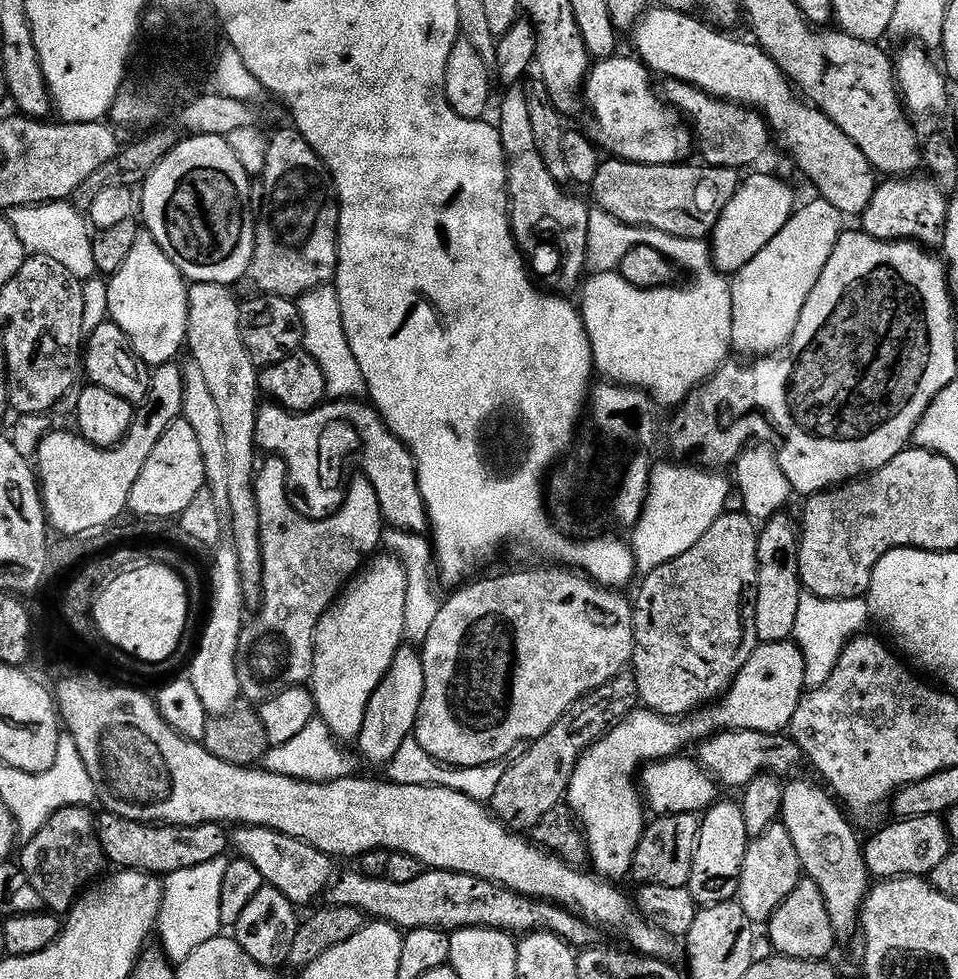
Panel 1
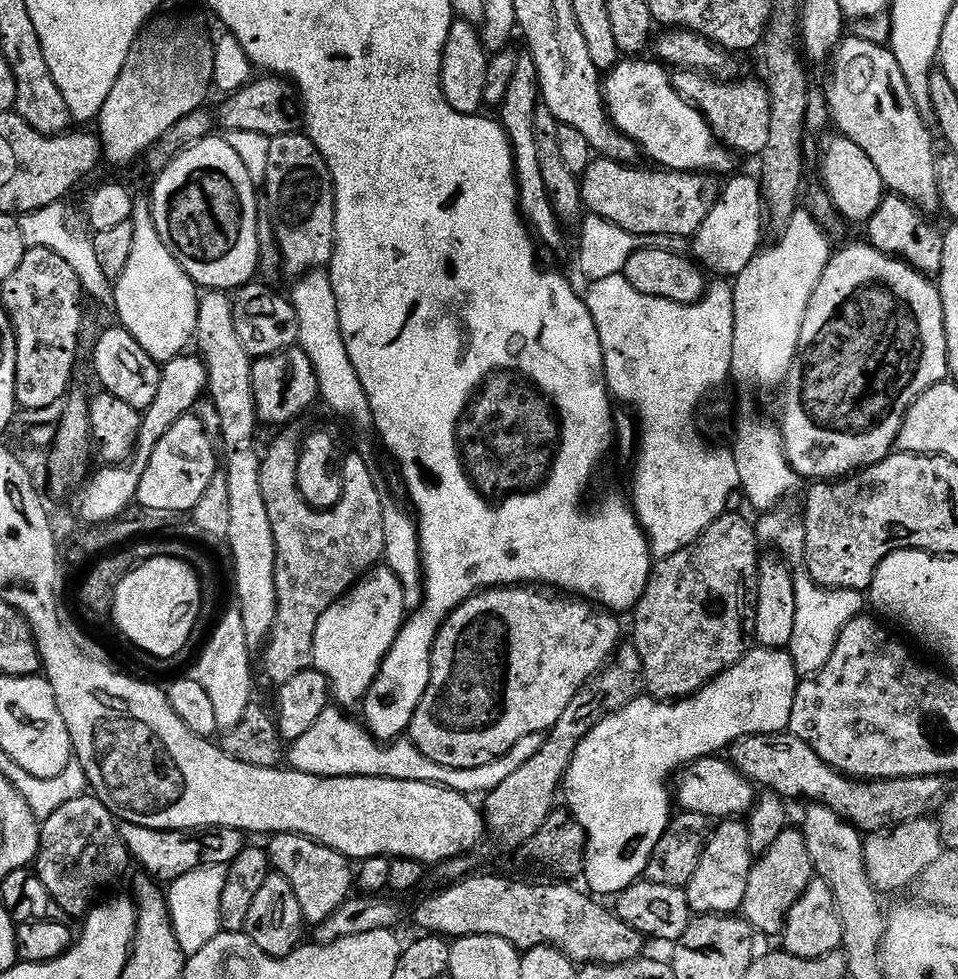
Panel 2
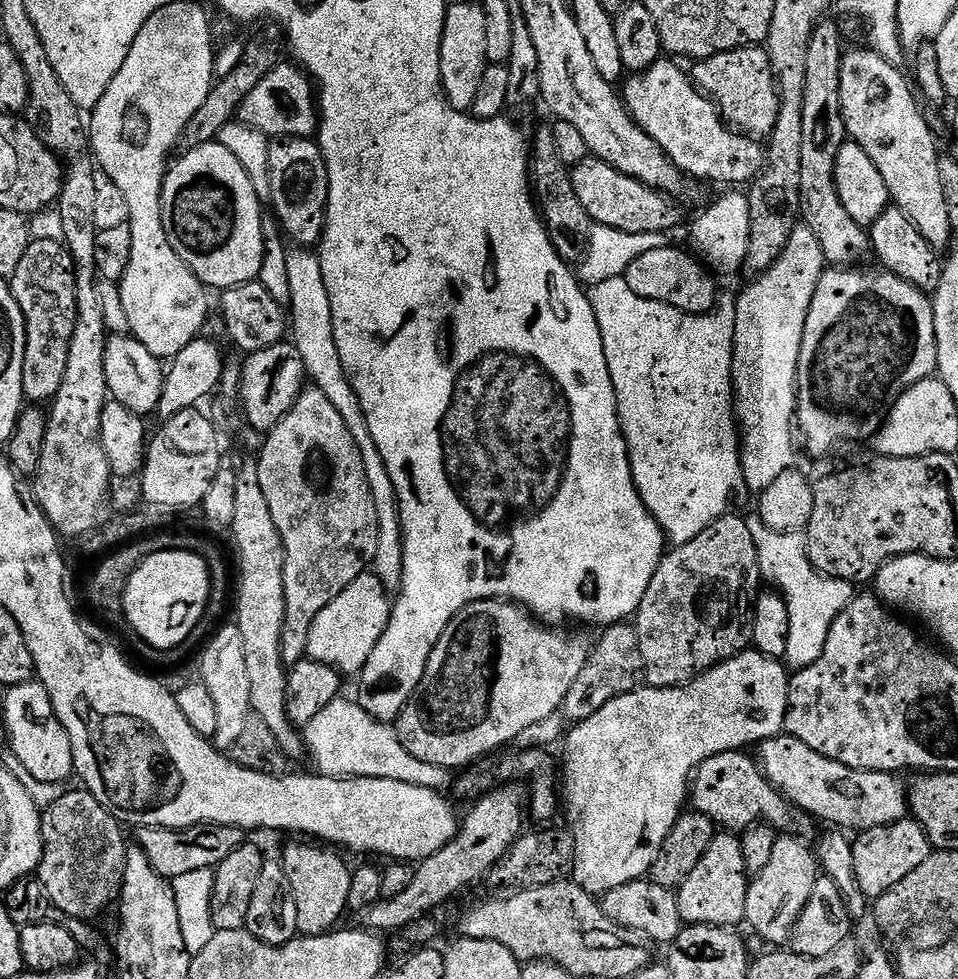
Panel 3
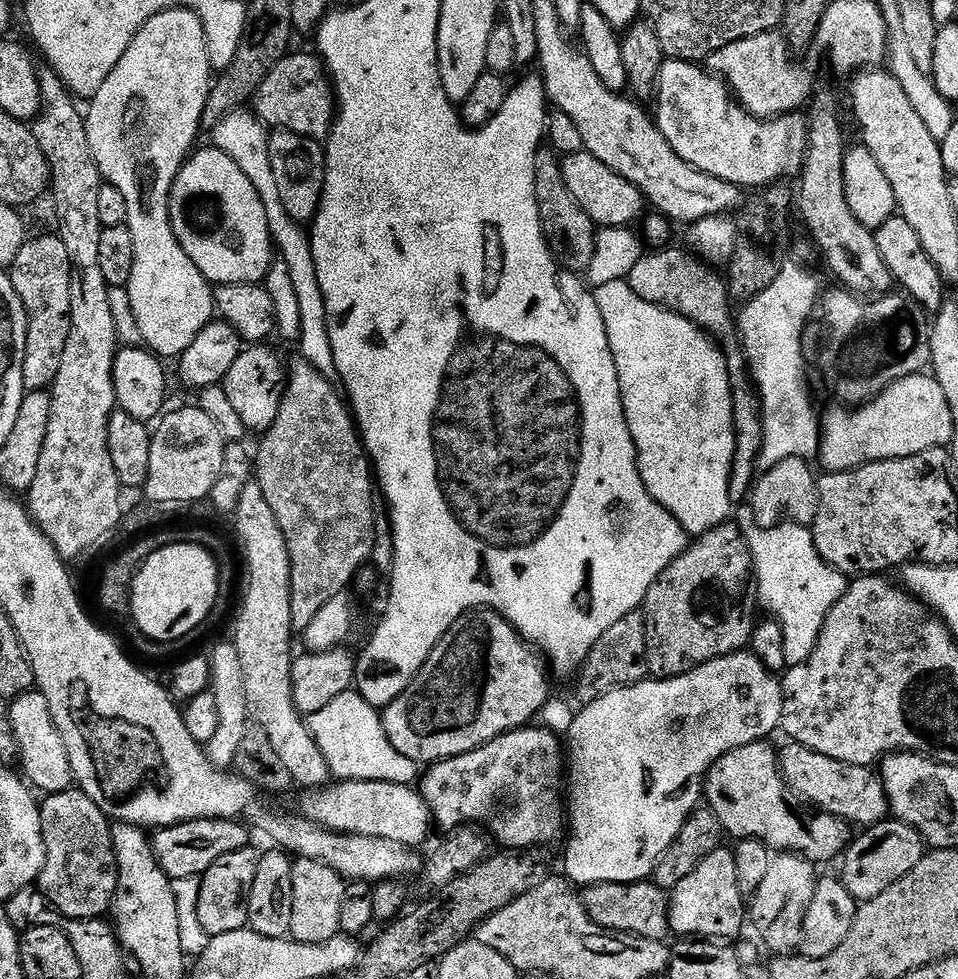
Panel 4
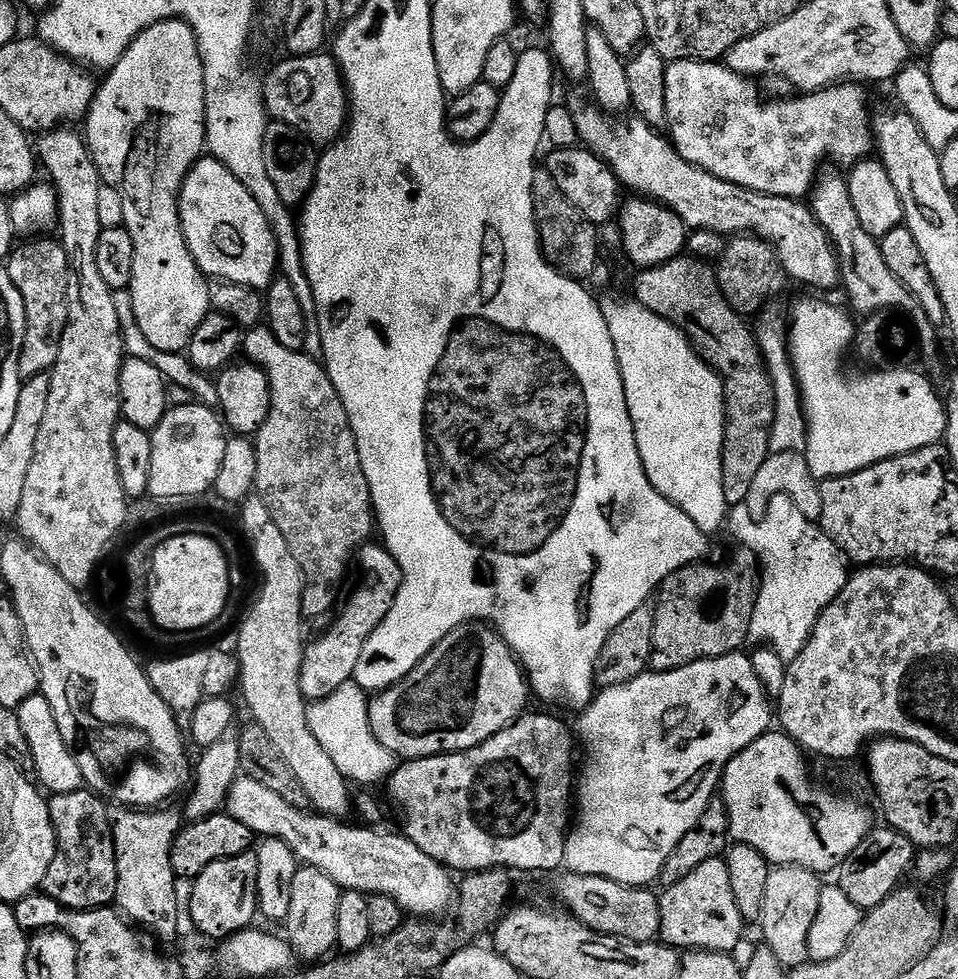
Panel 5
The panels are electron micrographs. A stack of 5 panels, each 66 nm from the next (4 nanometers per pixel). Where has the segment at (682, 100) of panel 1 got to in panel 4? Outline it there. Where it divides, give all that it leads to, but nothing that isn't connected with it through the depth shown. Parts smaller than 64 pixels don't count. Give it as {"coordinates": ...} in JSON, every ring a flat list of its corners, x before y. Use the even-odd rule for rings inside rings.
{"coordinates":[[773,30,730,42,730,46,722,46,722,50,714,50,714,54,708,56,706,68,728,85,736,103,751,116,757,116,760,120,774,120,777,116,795,113,814,96,811,70,804,68,796,72,792,55,794,52,785,33]]}

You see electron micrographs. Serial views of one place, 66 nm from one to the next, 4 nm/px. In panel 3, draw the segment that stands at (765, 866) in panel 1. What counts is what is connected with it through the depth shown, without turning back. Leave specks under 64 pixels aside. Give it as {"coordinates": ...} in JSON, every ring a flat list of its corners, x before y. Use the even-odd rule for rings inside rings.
{"coordinates":[[781,835,774,842,774,850,770,857,770,862,761,871,751,877,748,893,746,894,746,910,744,920,749,924,768,946,784,946,791,941,792,931,802,914,806,910,806,902,810,902,810,894,814,894,814,886,822,874,817,853,804,840,799,840,796,836]]}

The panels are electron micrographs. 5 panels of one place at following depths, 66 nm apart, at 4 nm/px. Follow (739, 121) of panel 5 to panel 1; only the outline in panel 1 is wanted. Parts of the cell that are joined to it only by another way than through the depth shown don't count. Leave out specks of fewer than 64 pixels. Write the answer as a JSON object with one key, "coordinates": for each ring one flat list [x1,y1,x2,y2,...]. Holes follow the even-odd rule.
{"coordinates":[[617,54,609,60,597,60,591,65,582,93,586,108,592,111,592,124,596,127,594,140,602,146,605,153,617,160,629,160,635,164,679,164,687,161,694,152,694,133,683,116,667,103,652,85,653,73,644,65,643,60,635,55]]}

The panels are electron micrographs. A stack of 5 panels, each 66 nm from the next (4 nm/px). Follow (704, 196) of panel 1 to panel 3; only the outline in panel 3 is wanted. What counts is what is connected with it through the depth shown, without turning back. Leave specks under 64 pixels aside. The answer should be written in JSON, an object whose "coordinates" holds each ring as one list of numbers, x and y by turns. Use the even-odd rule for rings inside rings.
{"coordinates":[[589,154,585,160,571,165,574,191,578,199,590,214,593,225,601,228,622,230,625,237,630,234,646,234,647,232,671,233,670,230,680,220,680,212,673,201,663,192,655,192,650,186,622,174,622,170,614,170,606,162,602,162]]}

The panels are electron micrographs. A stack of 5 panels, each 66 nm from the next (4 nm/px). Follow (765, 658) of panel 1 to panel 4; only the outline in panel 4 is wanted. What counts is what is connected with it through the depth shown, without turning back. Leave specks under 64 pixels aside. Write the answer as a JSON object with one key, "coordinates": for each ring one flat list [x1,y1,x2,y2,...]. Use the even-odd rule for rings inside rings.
{"coordinates":[[748,650,732,652,728,656,708,660,702,666,681,676,645,678,625,688,615,688,602,698,583,705,574,718,574,726,570,726,570,730,566,733,566,820,570,825,570,831,567,833,567,836,569,835,568,849,564,852,563,875,576,886,639,884,647,881,655,870,656,863,662,858,662,854,676,841,682,826,701,803,704,795,704,781,712,768,712,763,720,760,738,746,764,740,772,731,777,731,780,728,783,705,784,689,777,673,770,671]]}

